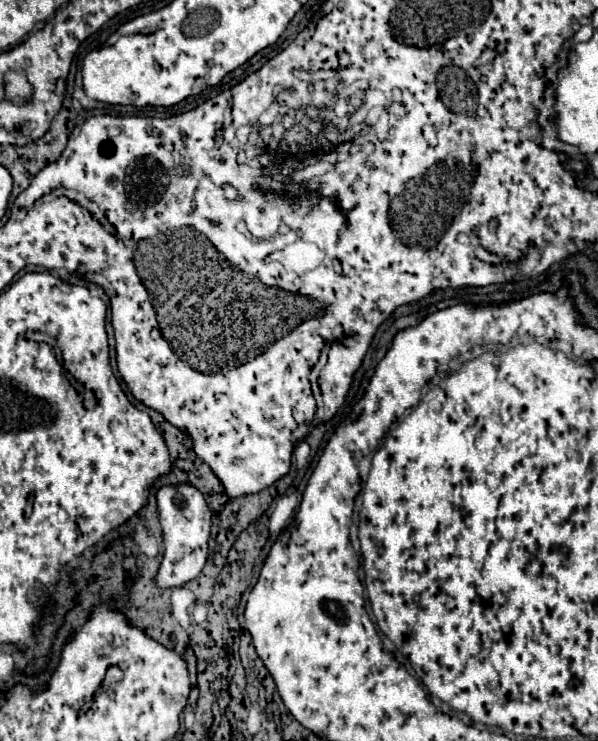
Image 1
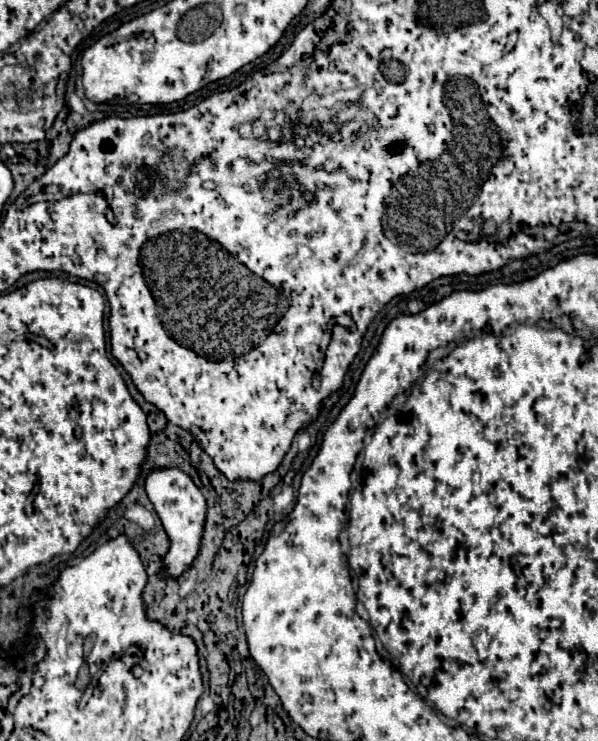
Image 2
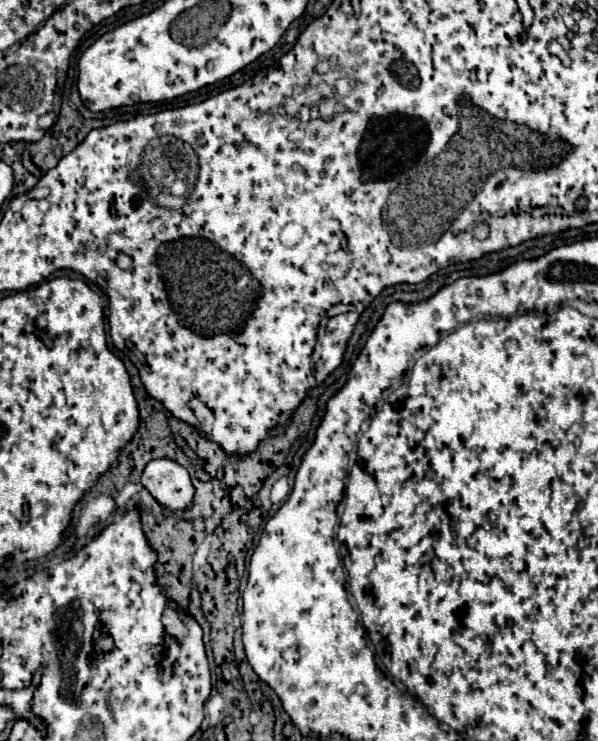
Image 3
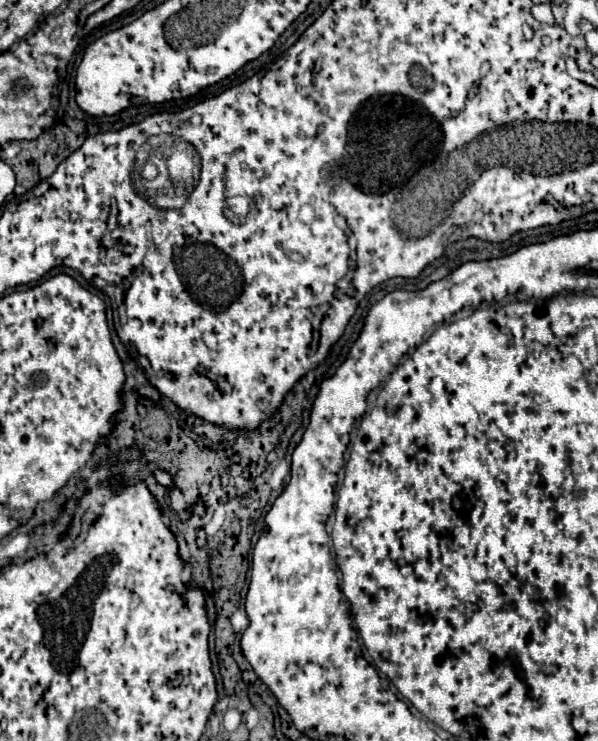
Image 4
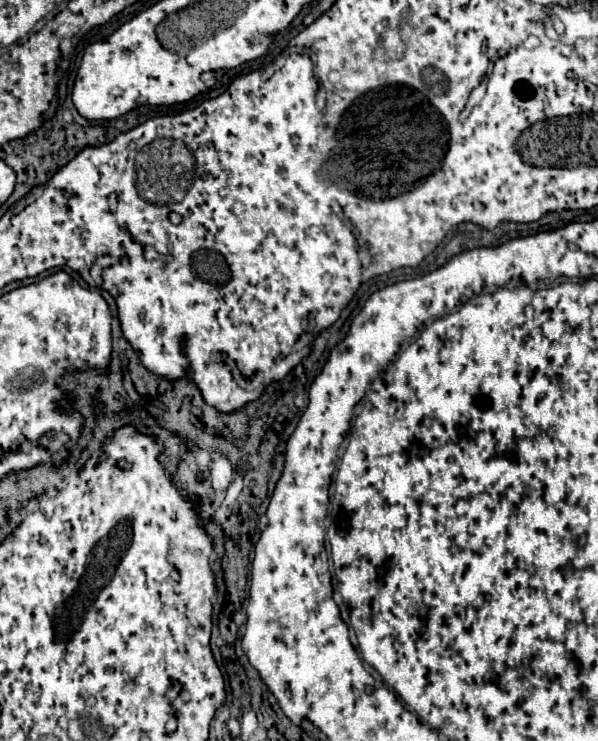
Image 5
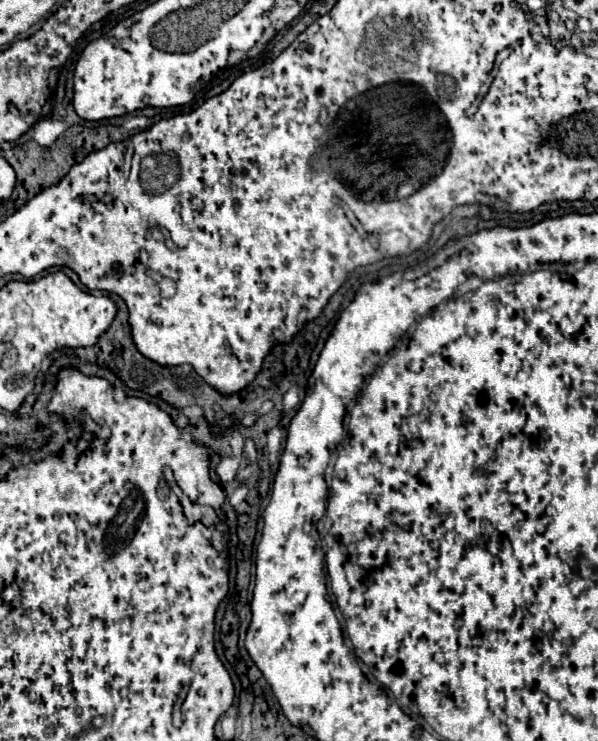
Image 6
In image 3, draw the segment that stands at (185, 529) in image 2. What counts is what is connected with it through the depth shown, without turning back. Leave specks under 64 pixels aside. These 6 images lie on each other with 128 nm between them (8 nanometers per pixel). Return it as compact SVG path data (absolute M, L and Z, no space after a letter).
M152 460L142 474L142 486L156 502L172 512L184 512L192 506L194 486L186 468L174 460Z

